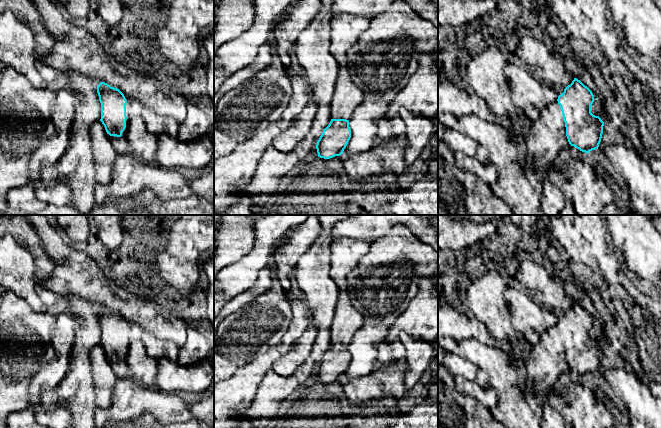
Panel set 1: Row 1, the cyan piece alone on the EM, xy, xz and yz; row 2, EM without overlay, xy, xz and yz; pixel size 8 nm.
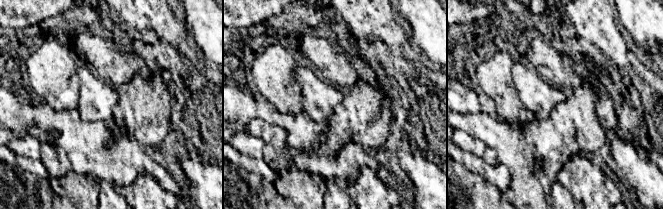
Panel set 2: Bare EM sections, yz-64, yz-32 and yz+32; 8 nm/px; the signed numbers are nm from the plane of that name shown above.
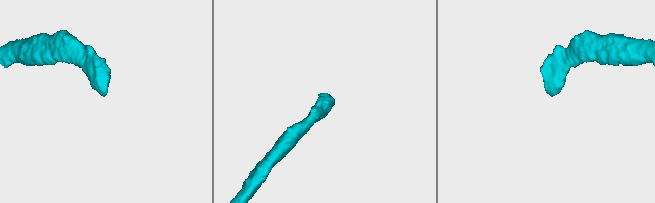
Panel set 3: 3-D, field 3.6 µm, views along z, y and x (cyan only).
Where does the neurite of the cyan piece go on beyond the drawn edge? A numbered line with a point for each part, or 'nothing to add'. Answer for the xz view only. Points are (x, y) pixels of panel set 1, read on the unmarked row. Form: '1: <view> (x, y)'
1: xz (345, 253)

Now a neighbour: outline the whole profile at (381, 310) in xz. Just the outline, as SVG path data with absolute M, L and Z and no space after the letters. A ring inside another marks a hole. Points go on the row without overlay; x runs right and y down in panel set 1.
M394 225L387 234L370 245L369 251L347 276L352 305L368 321L349 343L351 362L341 378L342 384L374 371L378 358L376 345L385 339L395 320L407 309L418 292L420 279L433 275L437 270L438 253L420 241L405 225Z

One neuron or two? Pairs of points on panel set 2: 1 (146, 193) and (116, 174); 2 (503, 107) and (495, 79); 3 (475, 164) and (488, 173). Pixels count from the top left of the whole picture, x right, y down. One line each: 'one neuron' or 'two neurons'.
1: two neurons
2: one neuron
3: one neuron

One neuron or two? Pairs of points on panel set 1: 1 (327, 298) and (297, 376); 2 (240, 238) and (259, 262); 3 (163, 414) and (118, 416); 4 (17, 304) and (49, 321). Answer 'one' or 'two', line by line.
1: one
2: two
3: one
4: one

